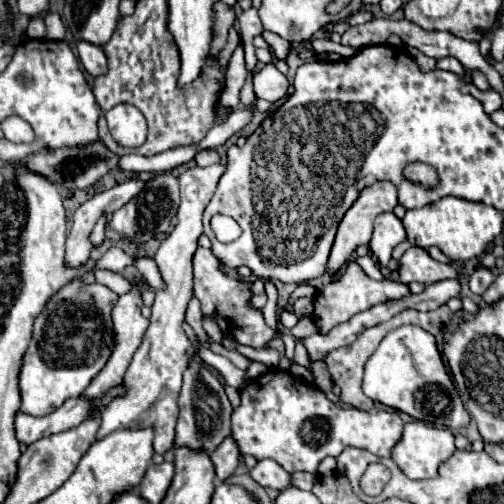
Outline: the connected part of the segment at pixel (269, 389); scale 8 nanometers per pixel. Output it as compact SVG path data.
M269 370L263 376L251 380L245 388L241 388L241 406L233 410L233 440L239 448L239 458L243 456L255 456L257 460L271 458L279 462L287 472L315 472L319 462L325 456L337 458L343 448L353 446L367 450L379 458L391 456L393 446L401 440L403 434L403 420L399 418L397 412L387 412L387 410L357 410L351 406L337 406L333 404L315 384L309 384L289 372L283 370Z

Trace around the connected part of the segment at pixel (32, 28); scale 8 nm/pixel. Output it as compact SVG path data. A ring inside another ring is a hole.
M35 16L30 18L28 27L26 29L26 35L30 39L41 40L46 37L46 26L42 16Z

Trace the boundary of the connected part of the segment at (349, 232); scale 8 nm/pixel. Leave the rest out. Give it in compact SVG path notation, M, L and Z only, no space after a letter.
M375 182L371 188L365 188L361 194L359 194L359 200L355 200L355 204L345 212L343 220L339 222L339 230L337 230L337 236L335 236L335 244L331 248L331 256L329 256L329 262L327 262L327 276L333 276L339 272L339 268L349 262L349 256L355 252L357 246L361 244L369 244L371 240L371 232L373 232L373 220L383 214L383 212L389 212L397 206L397 186L393 182Z

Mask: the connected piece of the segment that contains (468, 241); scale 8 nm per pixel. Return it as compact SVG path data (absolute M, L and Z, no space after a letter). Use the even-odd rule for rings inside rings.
M447 196L435 204L427 204L417 210L407 210L403 218L407 240L415 246L437 246L451 260L469 260L485 252L485 248L503 232L503 216L497 208Z

